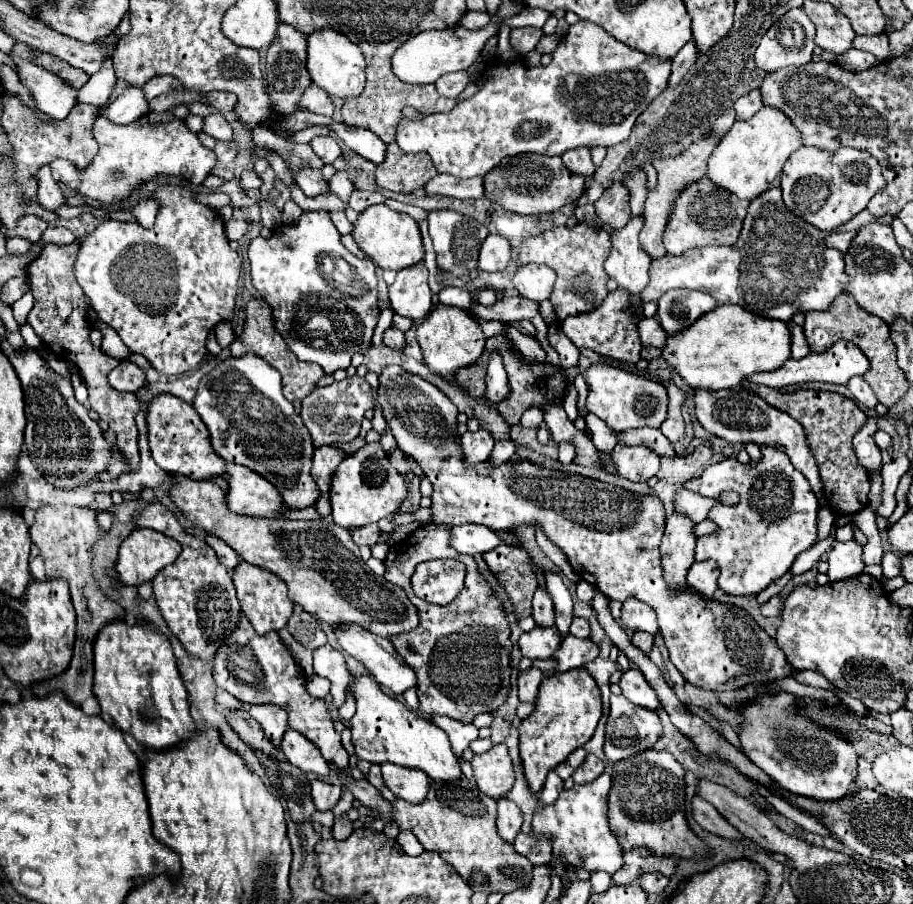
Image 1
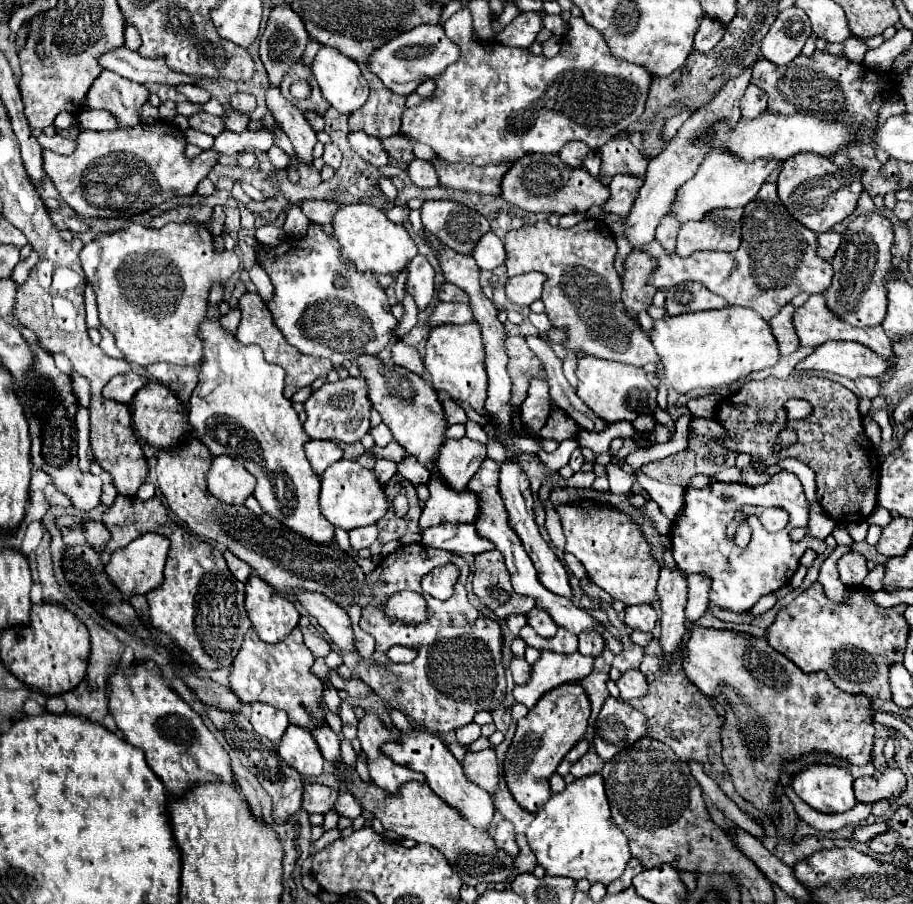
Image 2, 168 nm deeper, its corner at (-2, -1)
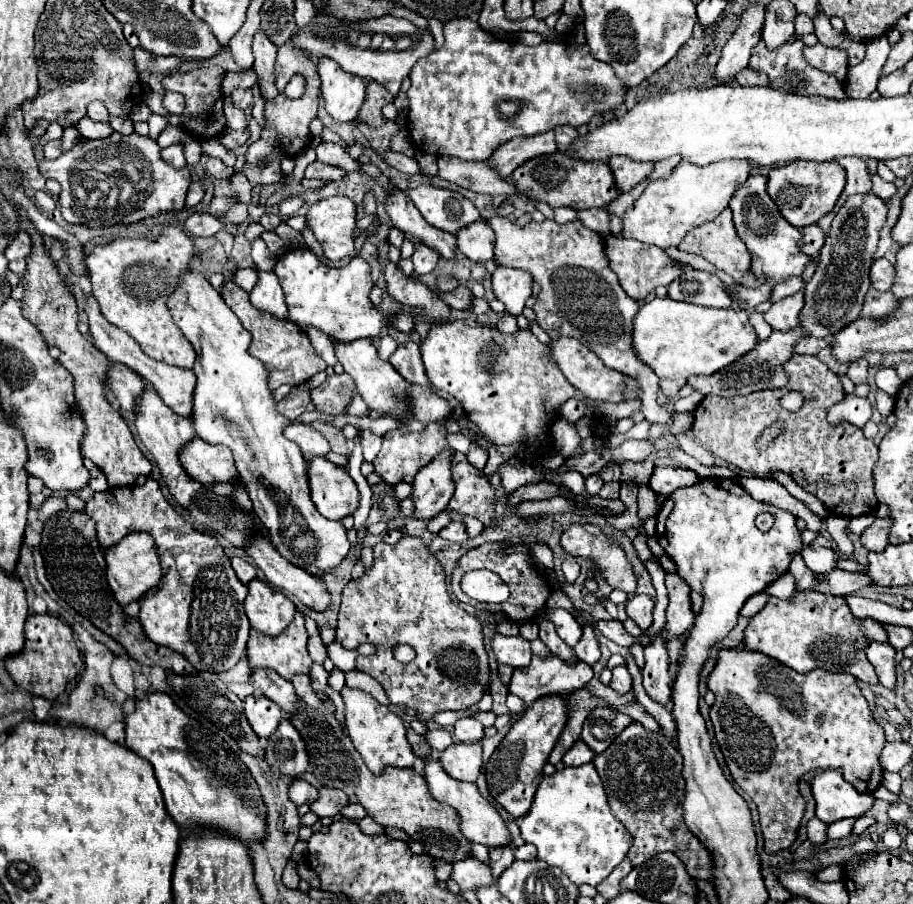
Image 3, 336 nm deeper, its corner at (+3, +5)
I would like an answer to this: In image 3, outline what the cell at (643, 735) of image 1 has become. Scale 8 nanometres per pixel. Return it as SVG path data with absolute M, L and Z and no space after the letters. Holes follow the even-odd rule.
M598 707L586 717L580 739L594 753L602 753L610 747L610 743L618 737L618 733L622 733L622 729L626 729L626 725L630 725L630 721L632 719L624 713Z

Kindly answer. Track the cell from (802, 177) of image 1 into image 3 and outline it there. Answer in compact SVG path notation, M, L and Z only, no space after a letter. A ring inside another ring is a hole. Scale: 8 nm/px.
M792 161L790 165L774 167L768 173L766 191L772 197L772 201L778 205L778 211L782 213L782 217L790 225L802 229L806 225L818 223L818 219L824 217L836 205L844 185L846 185L846 173L836 161L824 161L824 163Z

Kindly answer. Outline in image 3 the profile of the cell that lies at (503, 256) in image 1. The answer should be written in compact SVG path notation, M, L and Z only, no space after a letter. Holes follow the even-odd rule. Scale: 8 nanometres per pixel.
M474 221L456 233L456 247L472 261L490 261L494 257L494 231L486 221Z

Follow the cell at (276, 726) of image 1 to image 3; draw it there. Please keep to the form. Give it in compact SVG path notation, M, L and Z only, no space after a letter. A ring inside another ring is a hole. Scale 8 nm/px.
M264 695L246 697L244 699L244 713L246 713L250 727L254 729L254 733L260 739L270 737L282 721L282 711L278 709L278 705L274 705L274 701L266 699Z

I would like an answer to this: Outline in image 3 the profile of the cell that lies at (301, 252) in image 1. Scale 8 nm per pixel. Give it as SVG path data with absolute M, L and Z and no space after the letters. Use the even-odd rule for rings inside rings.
M290 249L278 257L274 273L286 295L286 305L290 311L288 319L300 327L314 325L336 341L344 341L344 337L346 341L372 339L384 326L392 326L405 333L415 328L416 316L413 312L400 310L383 314L374 309L368 299L368 293L374 287L370 279L370 265L360 257L354 257L342 267L326 267L308 249Z

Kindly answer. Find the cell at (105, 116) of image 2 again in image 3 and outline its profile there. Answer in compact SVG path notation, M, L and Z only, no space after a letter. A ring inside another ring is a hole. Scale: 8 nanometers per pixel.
M84 117L76 127L82 133L82 137L88 137L88 139L104 139L104 137L110 137L112 133L108 123L96 123L90 117Z

